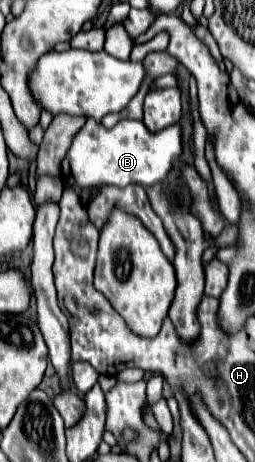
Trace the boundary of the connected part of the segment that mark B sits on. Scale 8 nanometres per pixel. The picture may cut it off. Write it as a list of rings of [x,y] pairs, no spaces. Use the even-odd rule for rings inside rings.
[[[92,118],[86,120],[86,126],[74,136],[72,146],[62,162],[62,178],[70,186],[78,188],[100,188],[100,186],[118,186],[142,184],[152,186],[154,182],[166,180],[166,174],[182,156],[182,128],[174,124],[162,132],[150,132],[144,122],[122,120],[114,128],[104,128]]]

